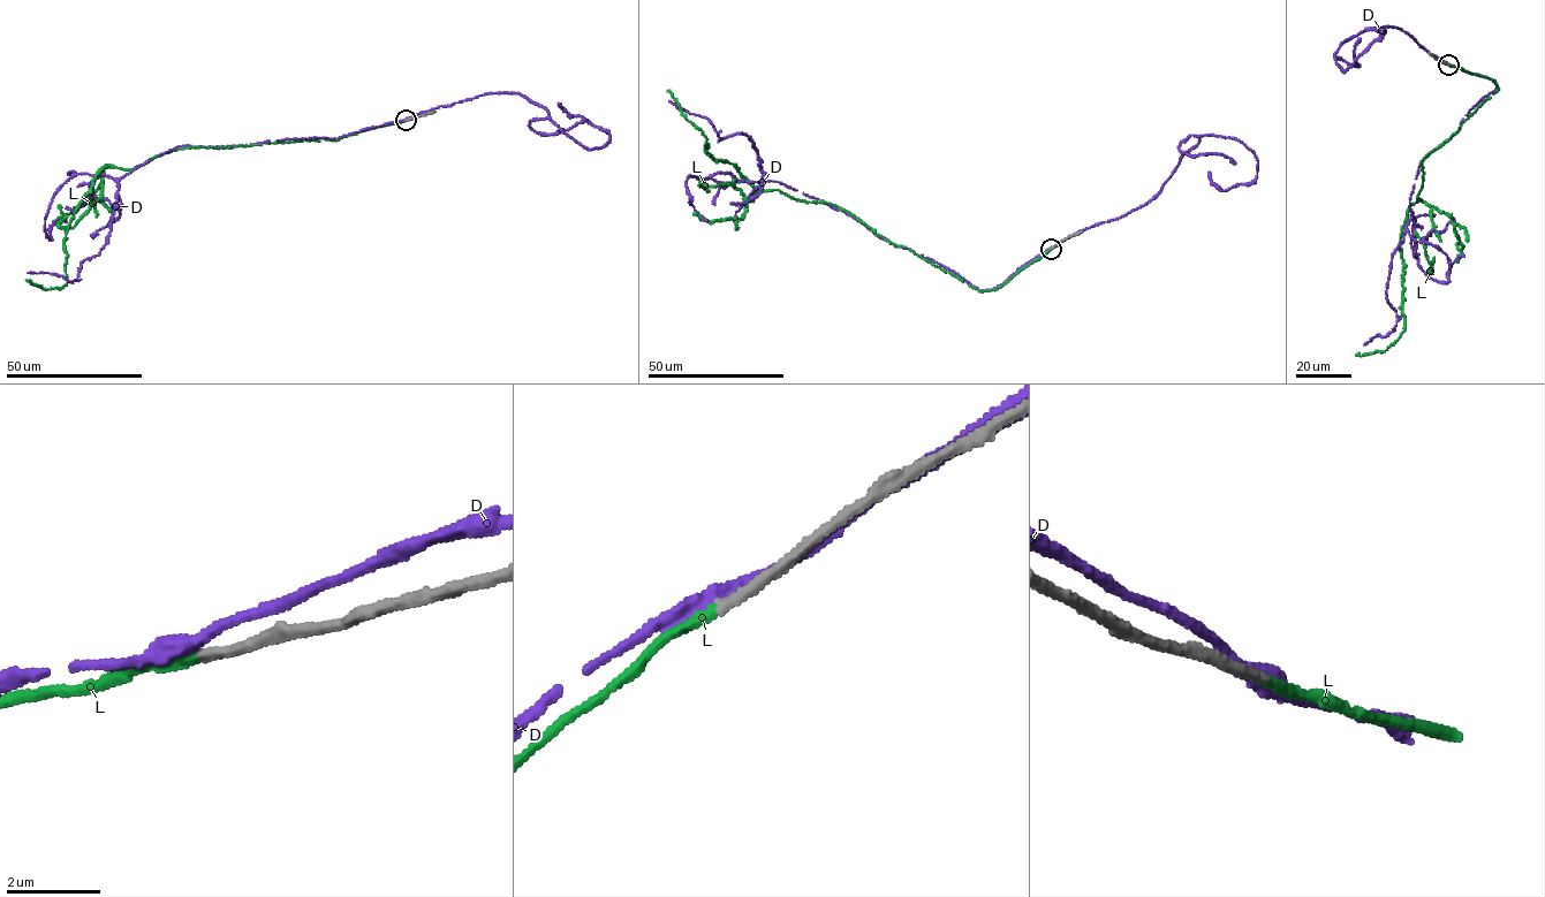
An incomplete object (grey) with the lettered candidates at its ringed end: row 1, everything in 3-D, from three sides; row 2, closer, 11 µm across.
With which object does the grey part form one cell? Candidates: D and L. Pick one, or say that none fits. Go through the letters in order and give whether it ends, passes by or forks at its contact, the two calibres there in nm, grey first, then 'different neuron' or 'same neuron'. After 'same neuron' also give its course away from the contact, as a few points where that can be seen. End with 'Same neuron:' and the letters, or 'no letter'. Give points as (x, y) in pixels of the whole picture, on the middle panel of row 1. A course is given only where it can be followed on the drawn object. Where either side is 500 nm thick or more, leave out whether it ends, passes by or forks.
D: it passes by | 240/340 nm | different neuron
L: it ends | 240/240 nm | same neuron | via (1051, 248), (999, 287), (979, 290), (837, 206), (759, 190), (734, 164), (705, 151), (705, 137), (667, 90)
Same neuron: L

